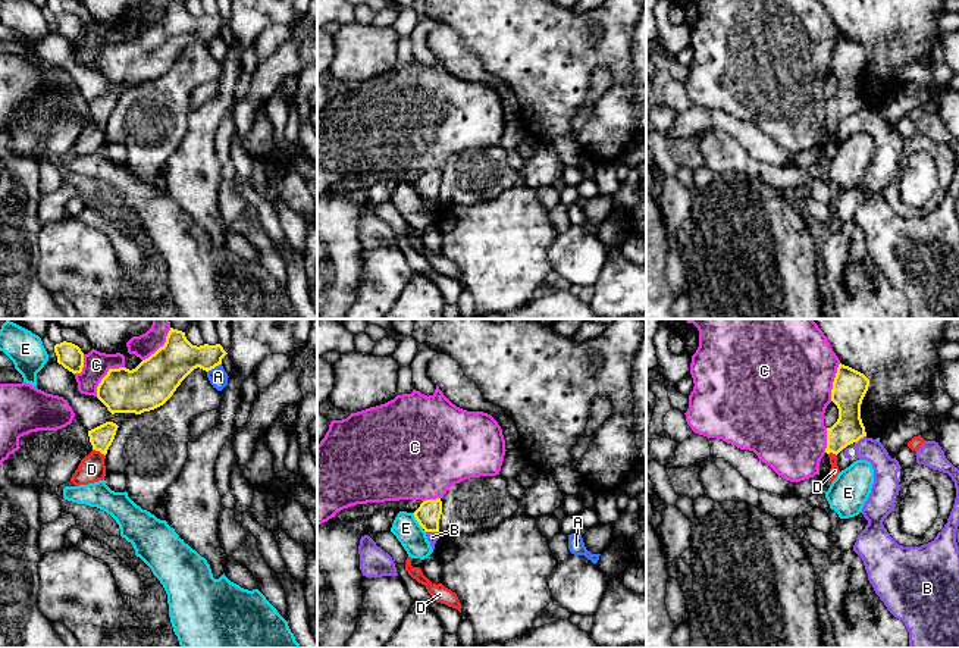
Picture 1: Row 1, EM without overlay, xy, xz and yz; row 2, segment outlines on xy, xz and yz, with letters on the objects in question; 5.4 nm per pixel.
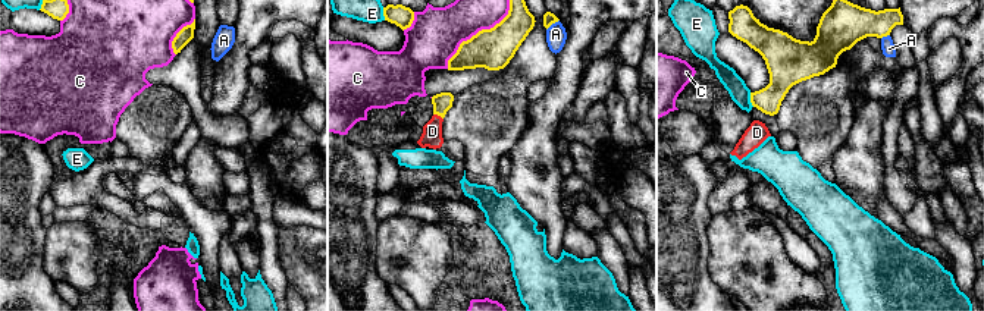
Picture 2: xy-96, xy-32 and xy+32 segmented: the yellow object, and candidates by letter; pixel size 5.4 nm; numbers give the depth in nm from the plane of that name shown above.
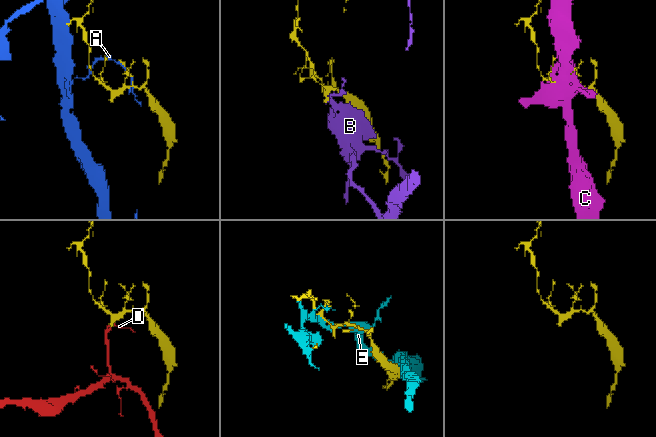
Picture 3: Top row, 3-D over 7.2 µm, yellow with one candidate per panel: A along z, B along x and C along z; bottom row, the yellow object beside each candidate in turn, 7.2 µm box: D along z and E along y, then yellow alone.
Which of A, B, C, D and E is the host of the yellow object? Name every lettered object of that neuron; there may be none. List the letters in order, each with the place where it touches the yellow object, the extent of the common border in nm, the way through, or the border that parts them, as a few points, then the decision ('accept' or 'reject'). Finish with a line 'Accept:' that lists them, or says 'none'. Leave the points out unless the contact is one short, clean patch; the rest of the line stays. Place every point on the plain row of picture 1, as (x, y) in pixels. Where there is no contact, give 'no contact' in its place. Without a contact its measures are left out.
A: xy (213, 38) | 90 nm | reject
B: xz (432, 202) | 70 nm | along xz (426, 202), (438, 203) | reject
C: xy (105, 47) | 220 nm | reject
D: xy (99, 121) | 80 nm | across xy (102, 108), (99, 121), (91, 140) | accept
E: xz (416, 190) | 110 nm | reject
Accept: D

